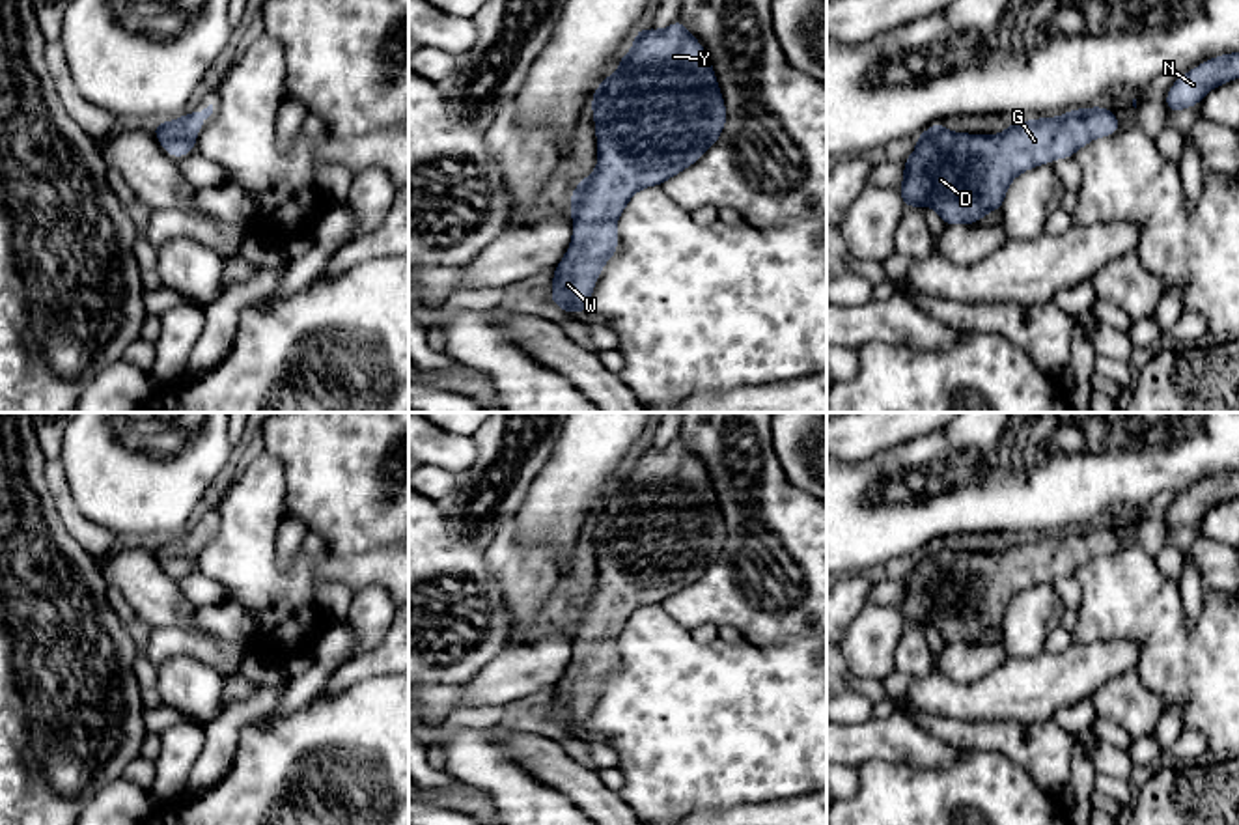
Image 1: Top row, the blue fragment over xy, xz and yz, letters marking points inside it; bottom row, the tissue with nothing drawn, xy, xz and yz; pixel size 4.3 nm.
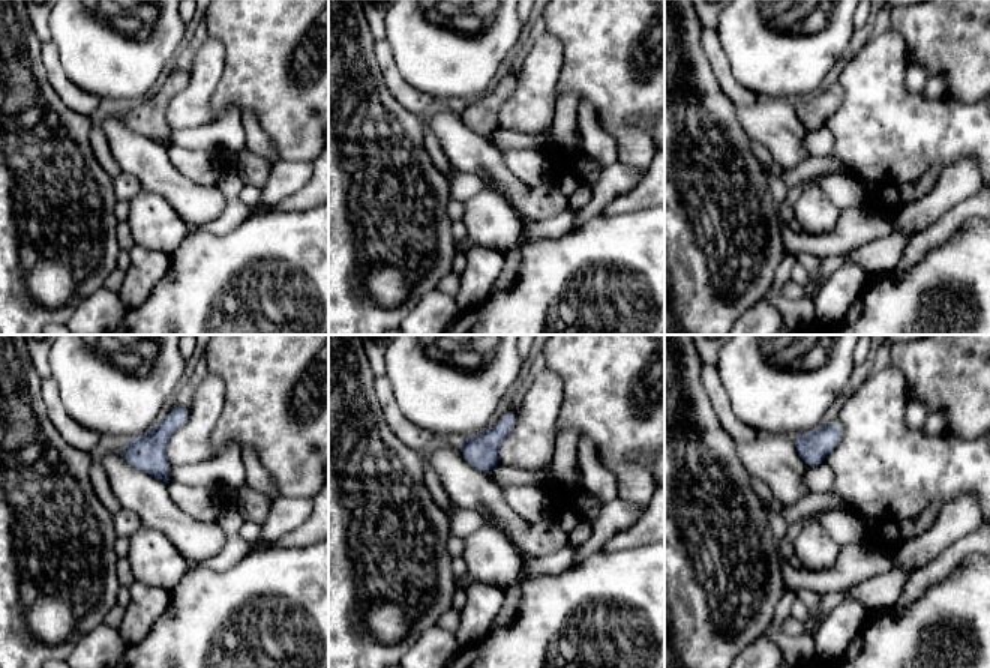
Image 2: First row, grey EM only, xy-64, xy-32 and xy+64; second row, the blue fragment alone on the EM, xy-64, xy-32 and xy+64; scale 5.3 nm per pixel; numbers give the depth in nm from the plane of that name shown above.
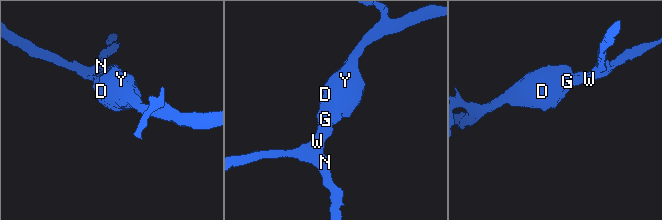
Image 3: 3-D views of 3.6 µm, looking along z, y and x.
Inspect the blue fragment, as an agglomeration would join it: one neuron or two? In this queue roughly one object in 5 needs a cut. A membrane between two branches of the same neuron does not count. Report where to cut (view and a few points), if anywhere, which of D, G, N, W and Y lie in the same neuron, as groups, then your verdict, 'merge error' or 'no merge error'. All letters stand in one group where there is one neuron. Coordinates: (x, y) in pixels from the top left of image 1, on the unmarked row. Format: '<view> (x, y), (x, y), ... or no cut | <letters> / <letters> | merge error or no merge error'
no cut | D G N W Y | no merge error

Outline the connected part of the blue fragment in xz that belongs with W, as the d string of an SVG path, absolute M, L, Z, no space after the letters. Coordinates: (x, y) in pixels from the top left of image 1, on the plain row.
M677 435L666 448L640 446L633 468L621 470L620 487L603 496L592 515L597 556L597 586L573 605L569 629L573 655L554 685L550 720L565 732L588 734L595 700L605 681L618 672L618 644L629 618L647 605L698 580L718 560L728 528L702 461Z

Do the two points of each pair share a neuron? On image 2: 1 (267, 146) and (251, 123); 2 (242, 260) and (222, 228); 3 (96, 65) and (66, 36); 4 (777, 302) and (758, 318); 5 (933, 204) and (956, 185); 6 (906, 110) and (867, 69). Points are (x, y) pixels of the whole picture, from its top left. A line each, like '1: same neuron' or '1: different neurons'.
1: same neuron
2: different neurons
3: same neuron
4: different neurons
5: same neuron
6: same neuron

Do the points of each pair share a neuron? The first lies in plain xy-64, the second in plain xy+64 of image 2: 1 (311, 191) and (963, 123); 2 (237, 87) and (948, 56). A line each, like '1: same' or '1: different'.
1: different
2: same

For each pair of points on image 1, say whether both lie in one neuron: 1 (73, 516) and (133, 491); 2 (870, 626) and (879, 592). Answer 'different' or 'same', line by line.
1: different
2: different

